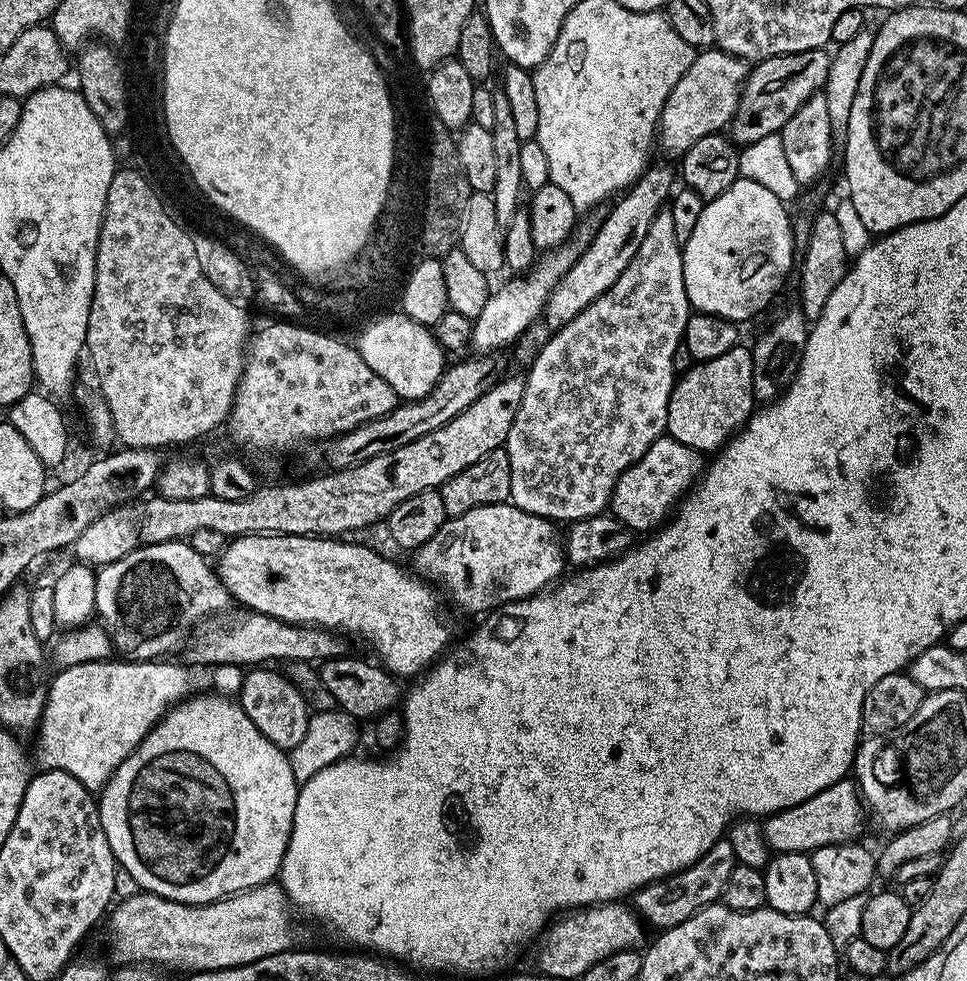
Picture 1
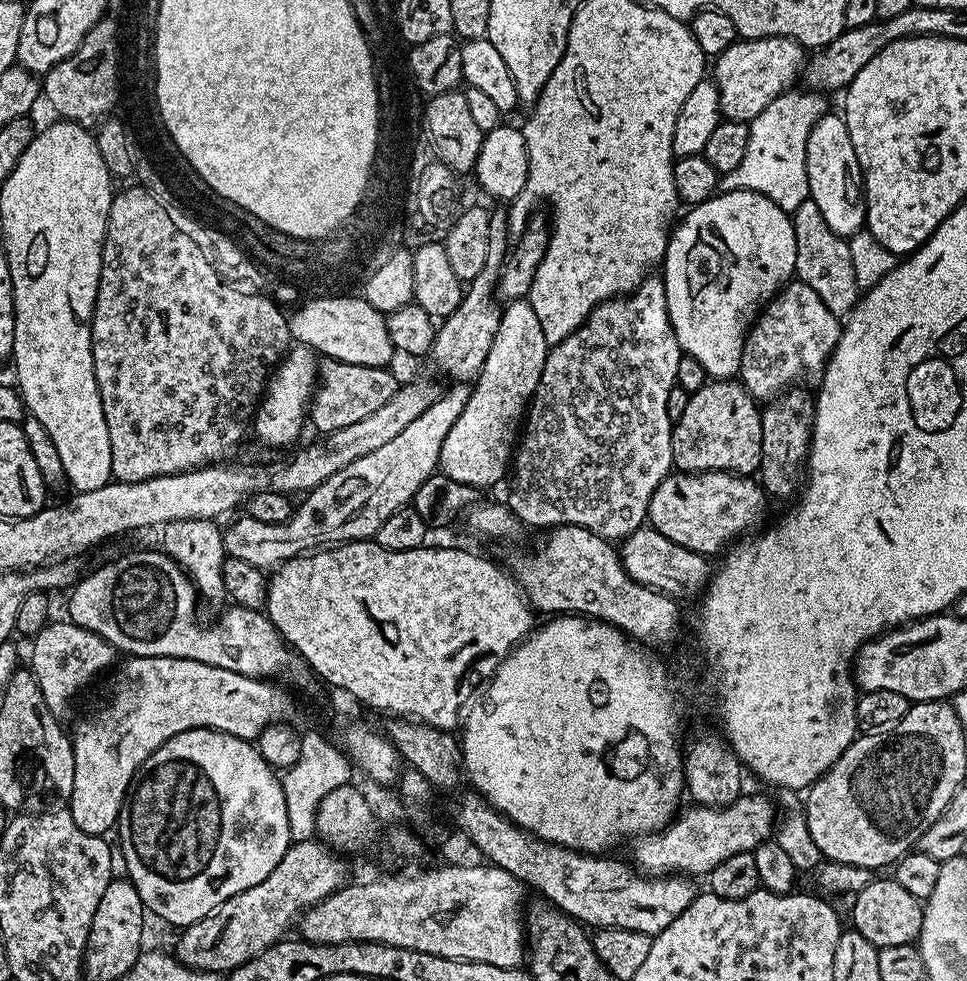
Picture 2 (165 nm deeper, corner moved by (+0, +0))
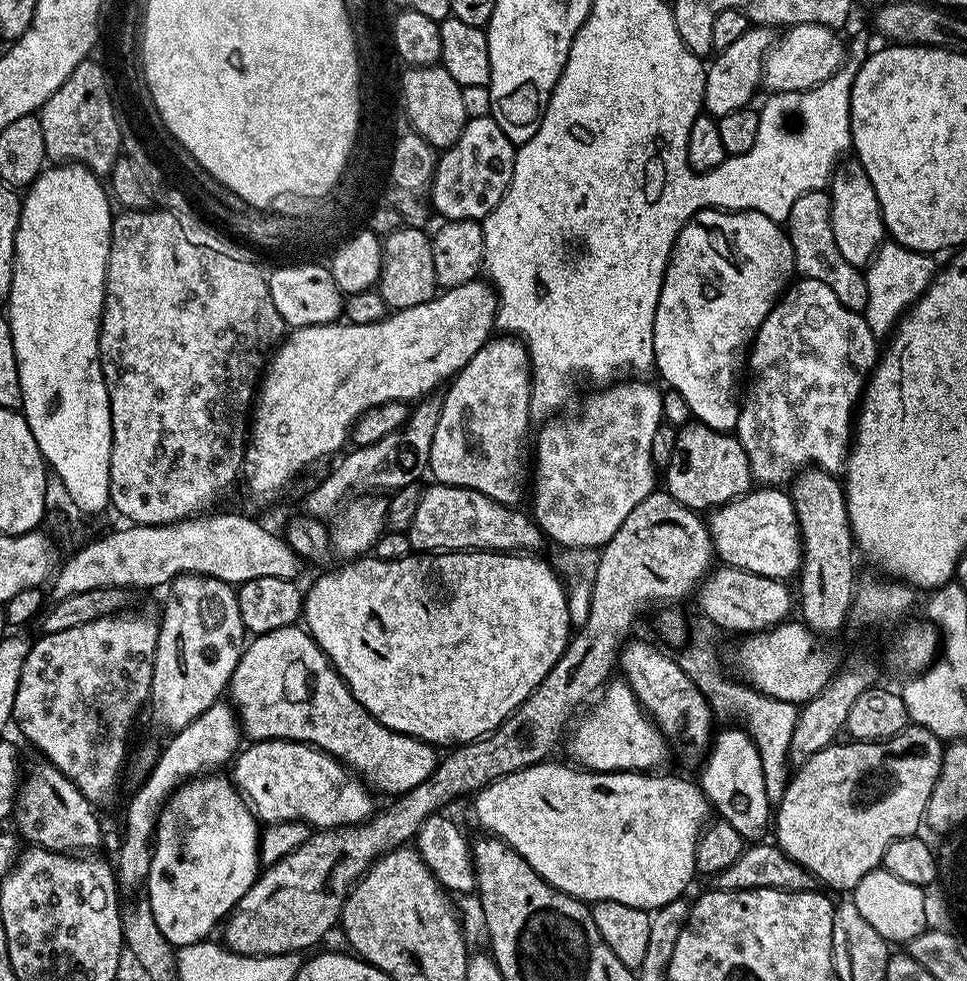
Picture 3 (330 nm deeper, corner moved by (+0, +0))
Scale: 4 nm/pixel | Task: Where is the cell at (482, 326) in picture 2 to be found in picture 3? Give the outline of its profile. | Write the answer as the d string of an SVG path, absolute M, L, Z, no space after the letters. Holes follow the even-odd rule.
M429 395L409 411L404 427L386 434L386 438L378 442L357 447L357 452L345 451L335 461L337 464L333 466L332 473L305 498L303 511L309 516L328 518L353 494L391 494L397 488L423 481L423 476L429 471L434 430L438 430L440 402L439 395Z

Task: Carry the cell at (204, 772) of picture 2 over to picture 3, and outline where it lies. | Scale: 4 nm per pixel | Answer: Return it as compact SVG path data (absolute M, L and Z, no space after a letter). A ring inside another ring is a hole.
M205 774L194 780L187 780L165 800L160 817L156 819L150 874L146 881L146 899L154 914L154 922L158 922L158 930L162 930L162 934L166 934L166 938L174 946L197 944L199 940L209 939L216 923L218 928L246 894L246 890L250 890L262 868L262 828L256 813L249 808L231 779L227 775L220 775L224 774Z

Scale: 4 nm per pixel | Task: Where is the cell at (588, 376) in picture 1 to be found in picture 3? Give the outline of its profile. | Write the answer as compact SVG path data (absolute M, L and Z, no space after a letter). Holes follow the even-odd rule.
M628 378L623 382L617 382L601 387L596 393L589 398L581 410L580 416L564 416L552 418L543 425L544 428L540 432L540 437L534 440L534 487L530 492L530 500L532 496L531 515L534 517L537 526L549 541L552 540L556 544L561 544L564 548L594 548L599 549L605 545L610 538L614 538L614 534L618 534L618 526L622 526L622 522L626 522L626 518L630 518L630 514L634 510L634 506L638 506L638 502L642 502L642 498L649 496L657 487L656 475L658 469L656 463L652 460L651 447L654 443L654 430L658 430L658 426L664 420L664 411L662 410L662 402L664 401L661 389L656 389L654 385L647 384L644 378Z

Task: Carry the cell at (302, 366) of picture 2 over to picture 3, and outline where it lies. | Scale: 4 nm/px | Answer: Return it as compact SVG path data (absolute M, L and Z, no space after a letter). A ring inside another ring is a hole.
M477 278L466 282L462 286L443 289L439 294L433 296L430 302L422 302L422 306L395 309L395 311L378 322L370 322L369 324L333 322L289 331L279 347L271 353L270 359L267 361L262 373L262 379L259 381L258 391L254 397L254 415L250 420L250 443L244 450L244 466L242 469L242 480L248 483L249 494L260 504L270 503L299 472L306 471L311 464L316 464L319 460L326 459L327 456L333 455L332 457L335 457L345 447L343 444L349 443L352 426L360 419L360 415L363 412L369 412L369 410L376 408L380 404L419 402L429 394L435 393L437 391L436 387L440 383L443 385L445 382L451 381L457 372L464 369L466 362L470 362L470 358L474 358L474 354L478 354L478 350L482 350L482 346L487 344L493 335L496 325L496 302L495 287L491 283Z

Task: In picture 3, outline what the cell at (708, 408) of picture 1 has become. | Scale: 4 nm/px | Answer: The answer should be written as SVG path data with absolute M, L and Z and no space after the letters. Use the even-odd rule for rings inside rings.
M689 422L677 431L674 458L670 458L666 476L667 492L693 510L718 508L754 488L750 462L740 439L732 432L719 432L699 422Z

